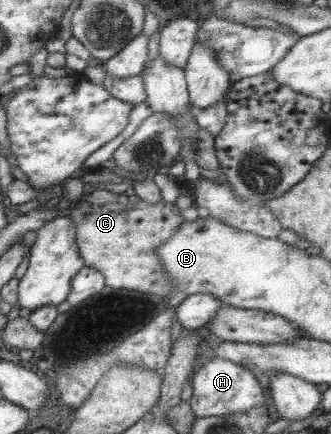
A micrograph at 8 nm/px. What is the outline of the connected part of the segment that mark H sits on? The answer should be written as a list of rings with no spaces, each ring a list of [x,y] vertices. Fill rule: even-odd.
[[[215,357],[204,363],[193,376],[192,384],[193,395],[188,402],[195,418],[233,415],[233,413],[249,411],[253,407],[269,405],[265,387],[261,386],[257,376],[253,375],[249,368],[239,365],[239,363],[233,363],[229,359]]]

